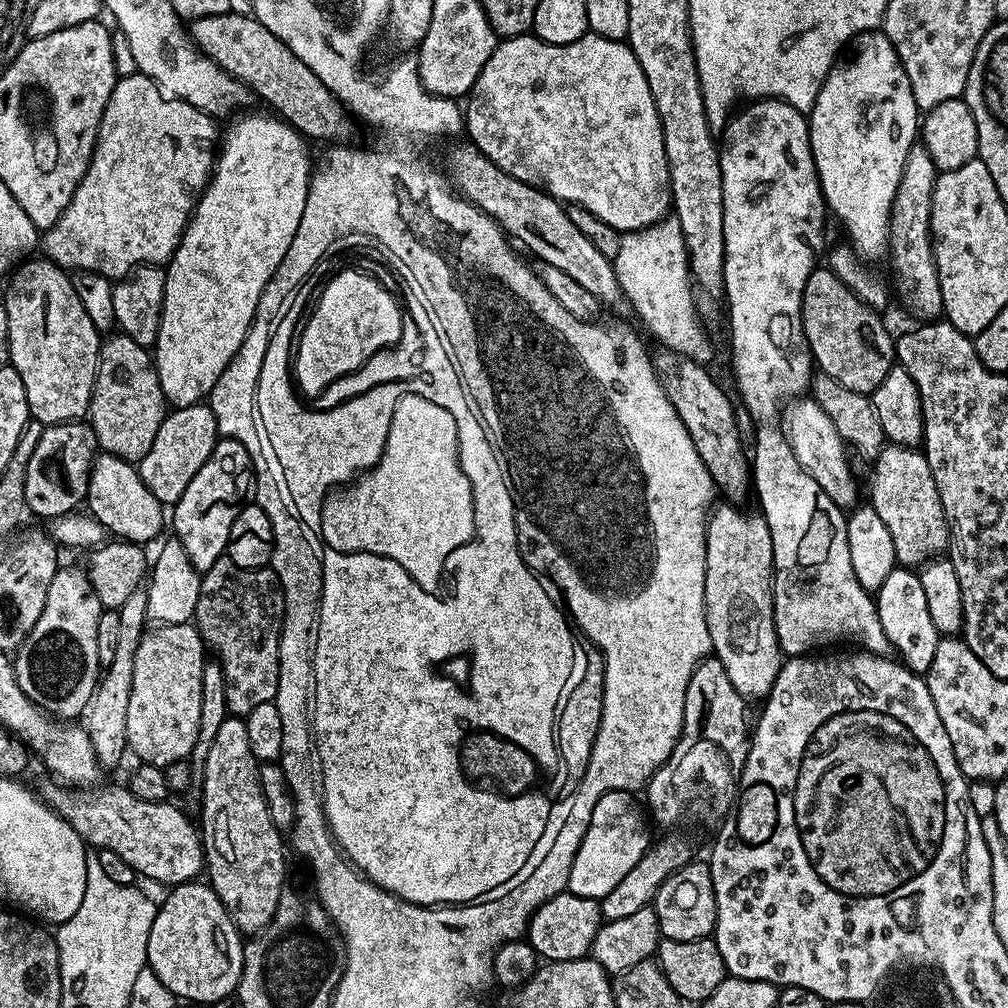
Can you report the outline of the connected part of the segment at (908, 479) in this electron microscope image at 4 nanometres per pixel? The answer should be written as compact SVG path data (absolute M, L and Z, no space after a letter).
M891 442L885 445L872 468L870 503L878 510L878 518L886 522L886 530L890 530L897 565L915 569L947 549L948 523L942 510L942 498L938 498L938 486L934 486L934 474L923 451Z

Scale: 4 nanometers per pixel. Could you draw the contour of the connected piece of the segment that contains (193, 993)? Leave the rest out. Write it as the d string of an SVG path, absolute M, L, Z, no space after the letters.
M207 882L180 884L169 892L172 893L164 901L159 901L154 926L150 926L147 967L152 968L157 978L181 1001L193 1000L196 1004L210 1006L222 998L233 995L240 987L245 941L242 939L242 933L228 917L218 894Z

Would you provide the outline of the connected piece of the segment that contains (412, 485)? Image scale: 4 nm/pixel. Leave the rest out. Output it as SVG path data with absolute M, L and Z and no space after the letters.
M418 394L400 397L379 462L351 484L333 491L324 501L321 520L328 540L336 544L336 552L369 552L390 558L424 592L436 592L446 558L471 539L474 532L472 491L460 468L458 426L450 412Z

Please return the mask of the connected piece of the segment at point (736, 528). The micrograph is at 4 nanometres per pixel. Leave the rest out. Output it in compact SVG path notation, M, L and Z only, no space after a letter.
M720 502L711 509L708 517L706 534L706 590L704 591L704 609L706 610L706 626L710 630L710 648L717 660L726 666L726 674L730 674L730 682L734 682L734 690L738 694L747 696L749 701L756 702L767 697L769 690L774 686L774 678L778 678L778 670L782 663L782 653L778 634L774 626L774 598L772 597L772 563L774 562L774 542L770 538L770 526L764 520L763 515L751 516L748 512L740 512L737 505L731 502Z

